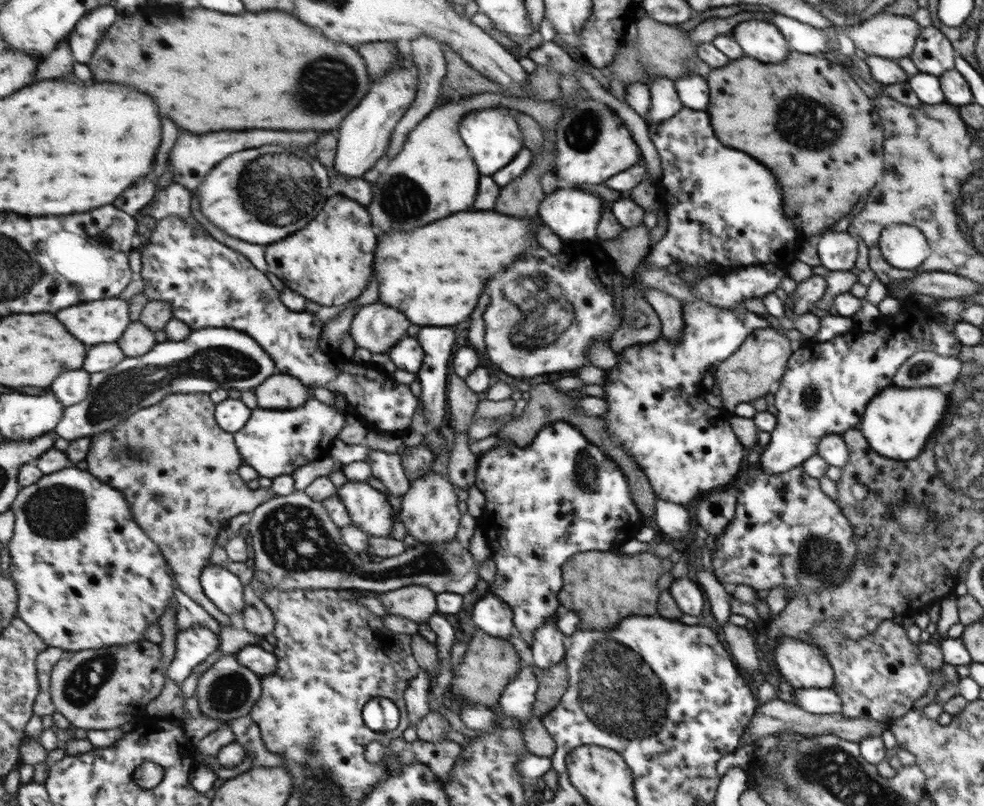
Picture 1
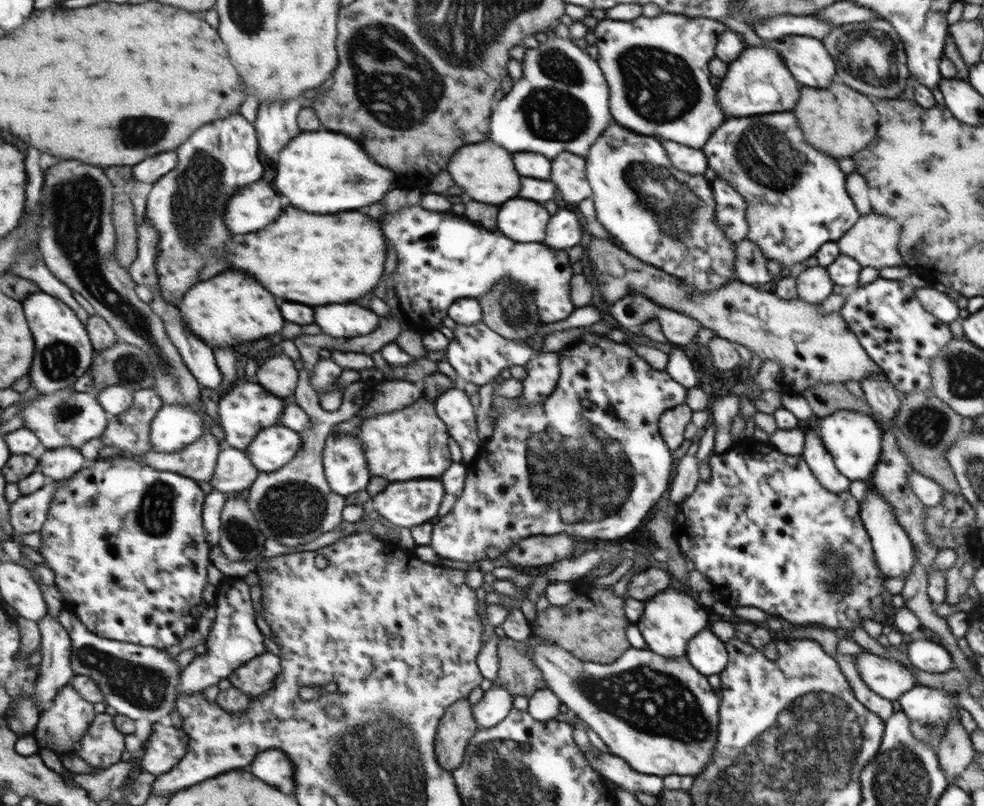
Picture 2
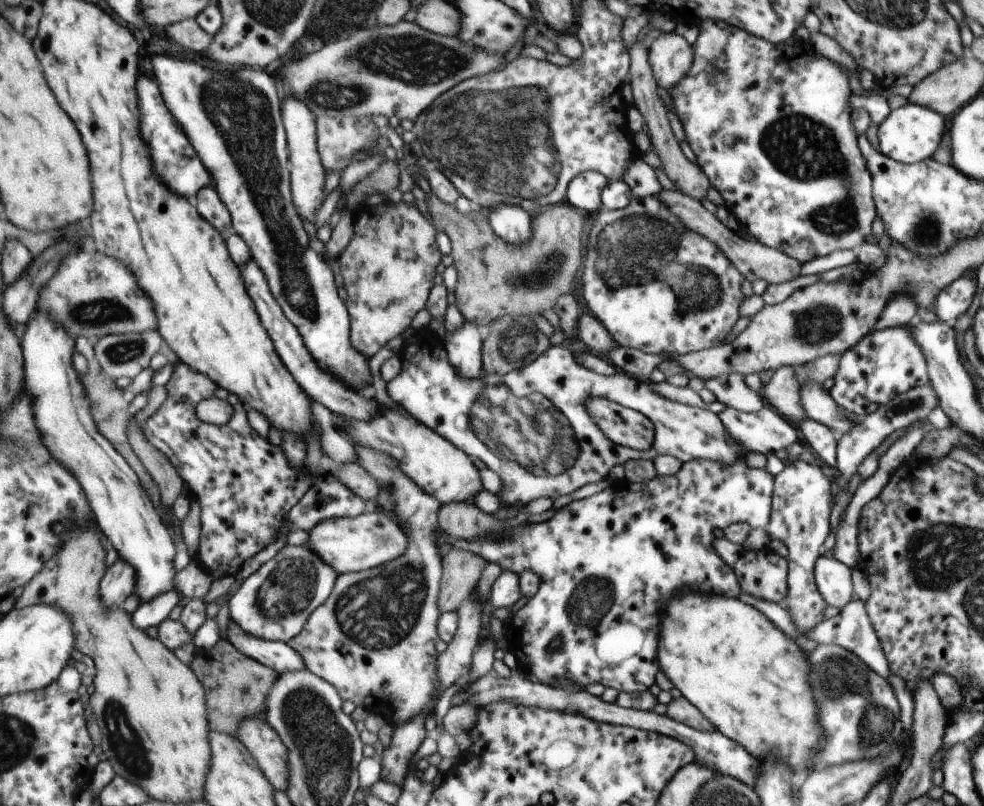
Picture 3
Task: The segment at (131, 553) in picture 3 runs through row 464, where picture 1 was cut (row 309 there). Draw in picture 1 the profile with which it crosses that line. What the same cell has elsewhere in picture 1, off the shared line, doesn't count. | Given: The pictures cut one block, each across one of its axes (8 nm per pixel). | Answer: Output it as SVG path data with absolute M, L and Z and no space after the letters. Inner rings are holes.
M121 296L61 310L59 320L89 346L118 342L132 323L130 301Z

